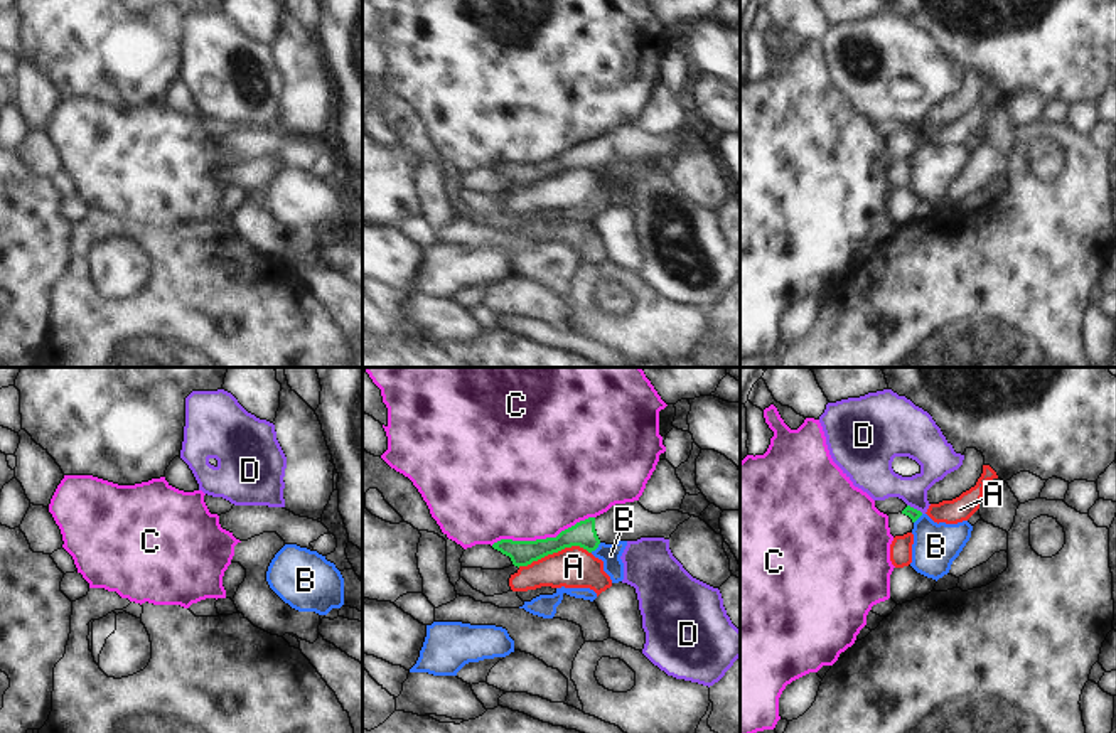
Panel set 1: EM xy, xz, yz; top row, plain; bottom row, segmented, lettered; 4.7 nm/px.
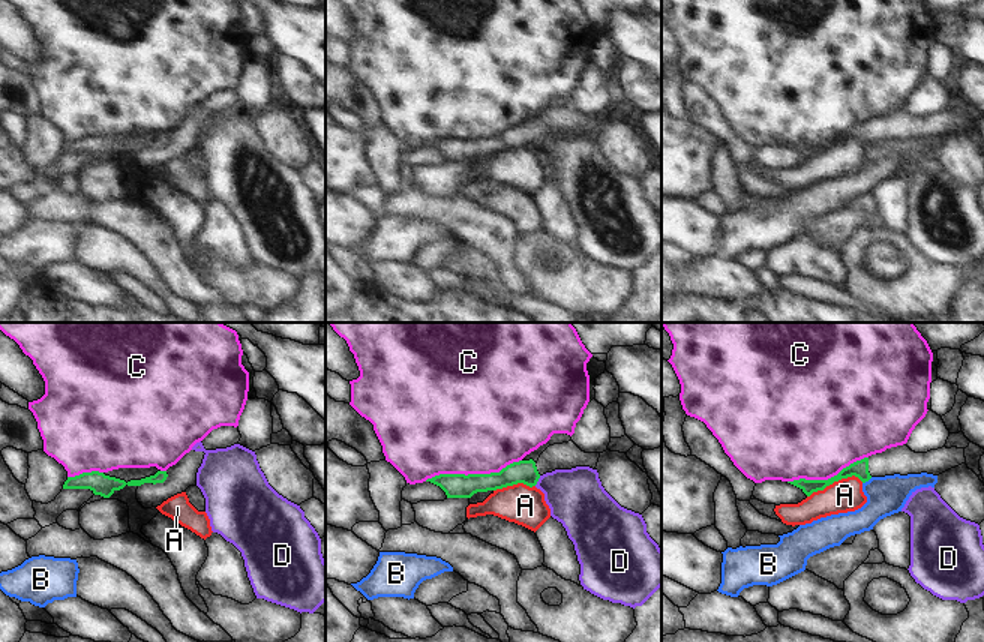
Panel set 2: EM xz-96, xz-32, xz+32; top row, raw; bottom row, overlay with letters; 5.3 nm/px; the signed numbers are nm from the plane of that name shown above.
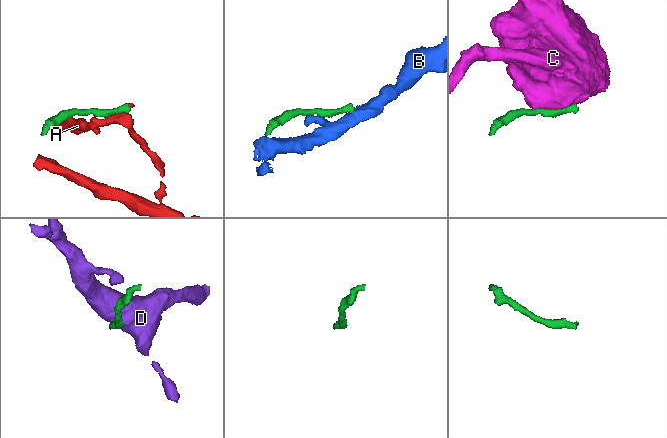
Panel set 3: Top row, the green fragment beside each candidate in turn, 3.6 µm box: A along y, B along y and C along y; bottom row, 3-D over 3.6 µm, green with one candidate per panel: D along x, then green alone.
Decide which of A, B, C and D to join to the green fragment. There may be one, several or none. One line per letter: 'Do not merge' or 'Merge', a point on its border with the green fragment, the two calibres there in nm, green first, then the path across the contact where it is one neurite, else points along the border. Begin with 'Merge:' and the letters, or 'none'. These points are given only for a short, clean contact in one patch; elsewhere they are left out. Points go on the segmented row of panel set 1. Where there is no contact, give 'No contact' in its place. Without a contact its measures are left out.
Merge: none
A: Do not merge. Touches green at xz (553, 551). Thickness 120 nm (green) against 190 nm. Boundary: xz (590, 551), (580, 546), (565, 546), (518, 567)
B: Do not merge. Touches green at xz (595, 548). Thickness 120 nm (green) against 100 nm. Boundary: xz (600, 543), (590, 551)
C: Do not merge. Touches green at xz (541, 540). Thickness 120 nm (green) against 480 nm
D: Do not merge. Touches green at yz (916, 509). Thickness 60 nm (green) against 180 nm. Boundary: yz (907, 504), (922, 513)

